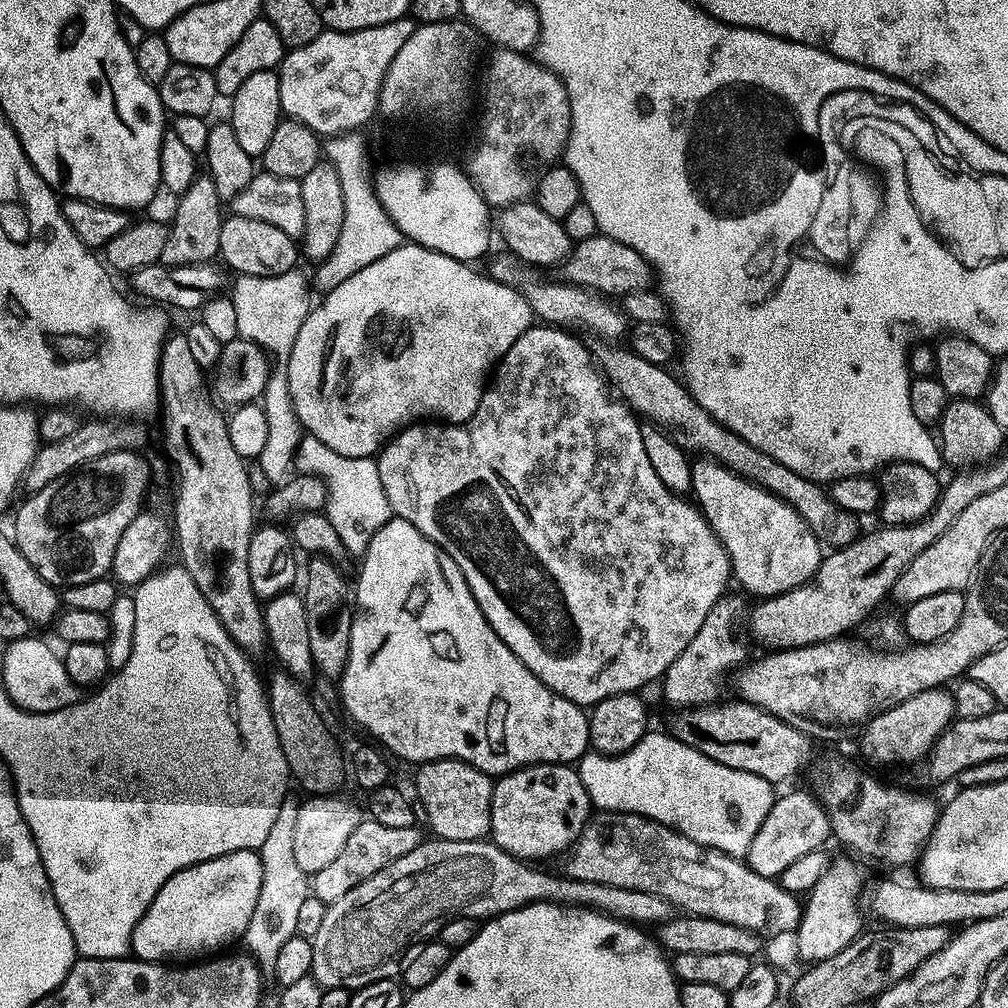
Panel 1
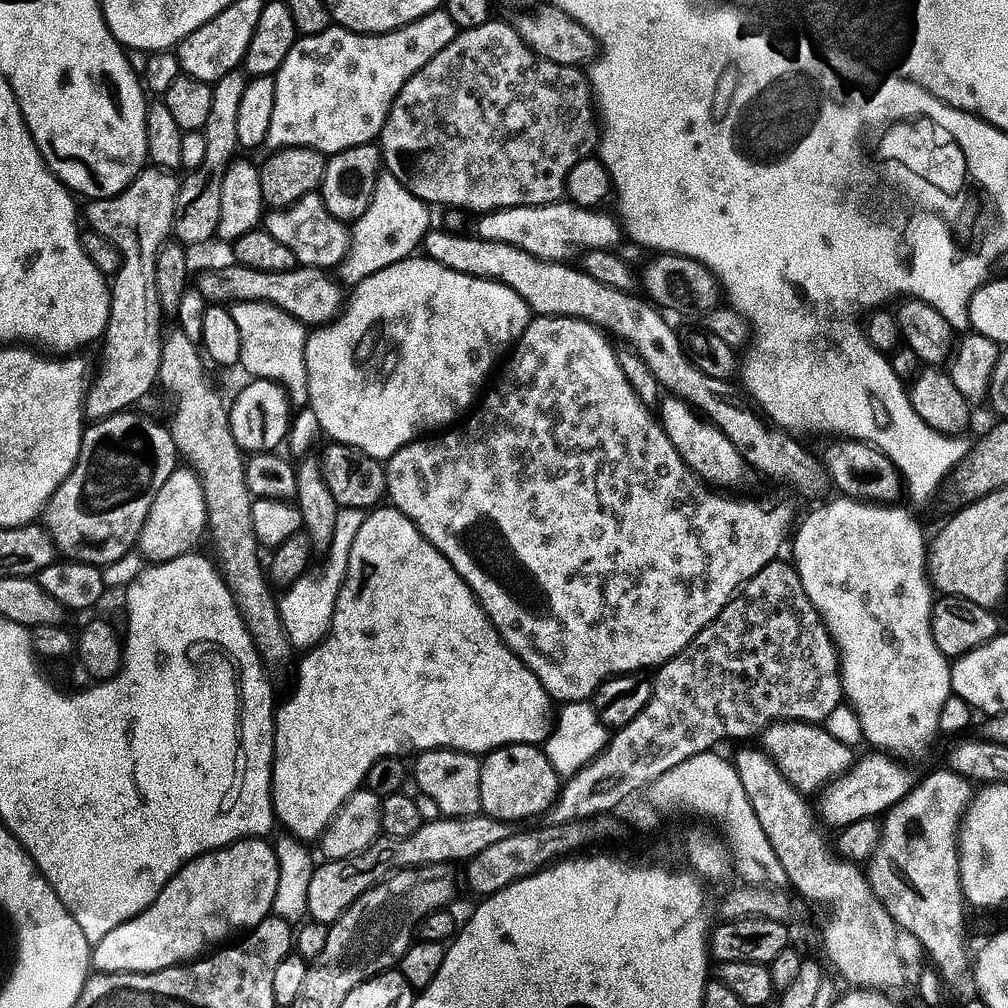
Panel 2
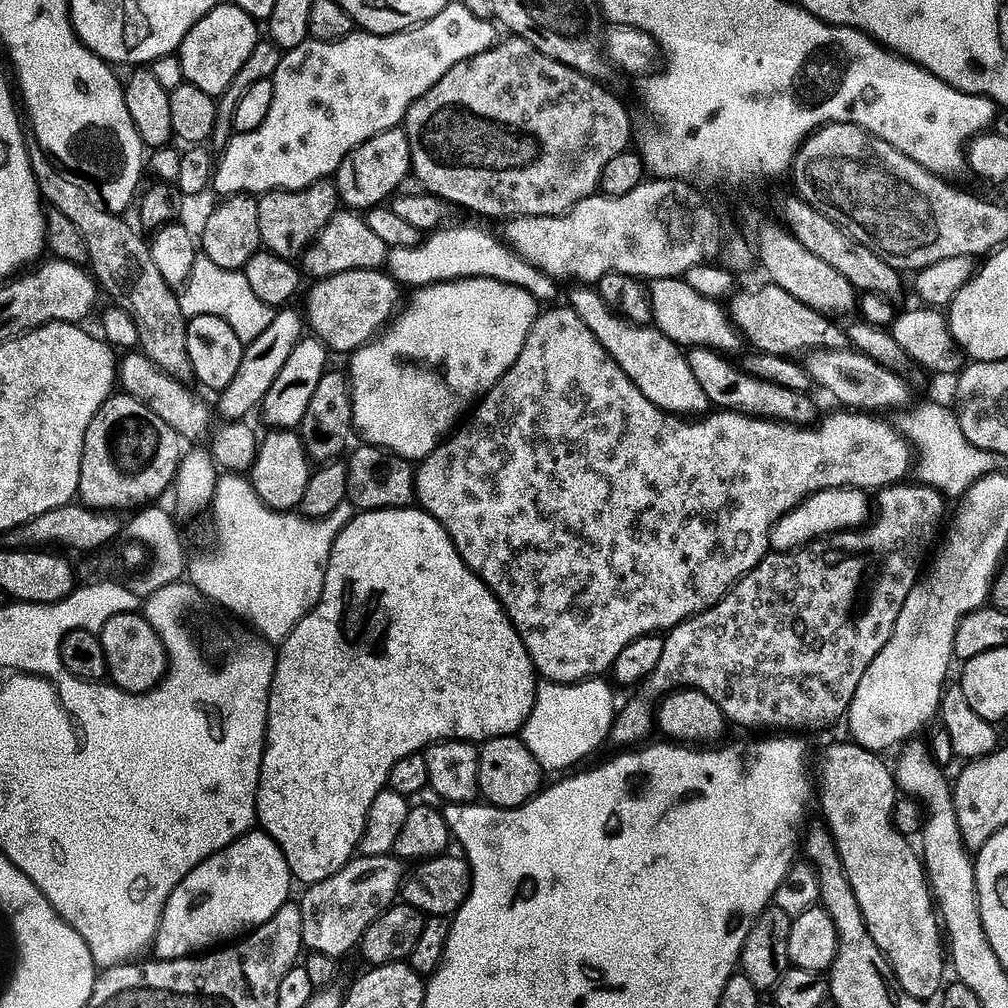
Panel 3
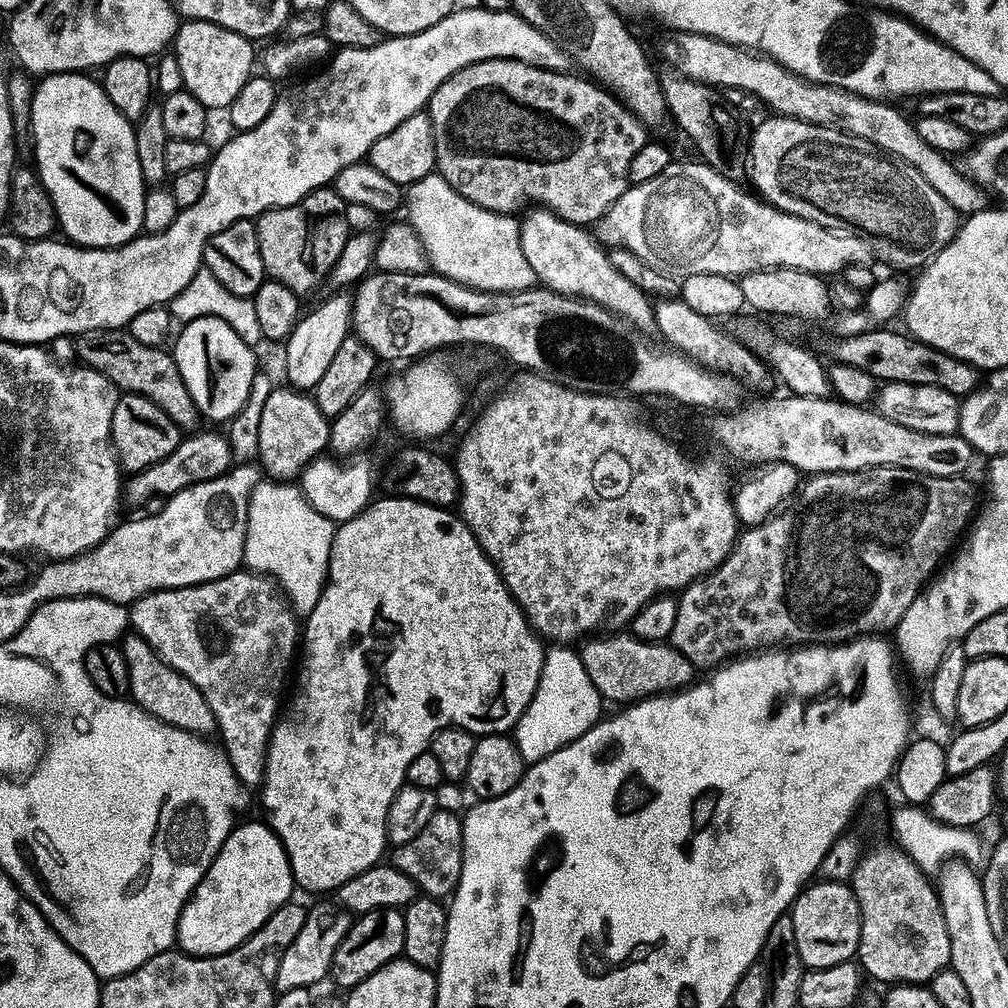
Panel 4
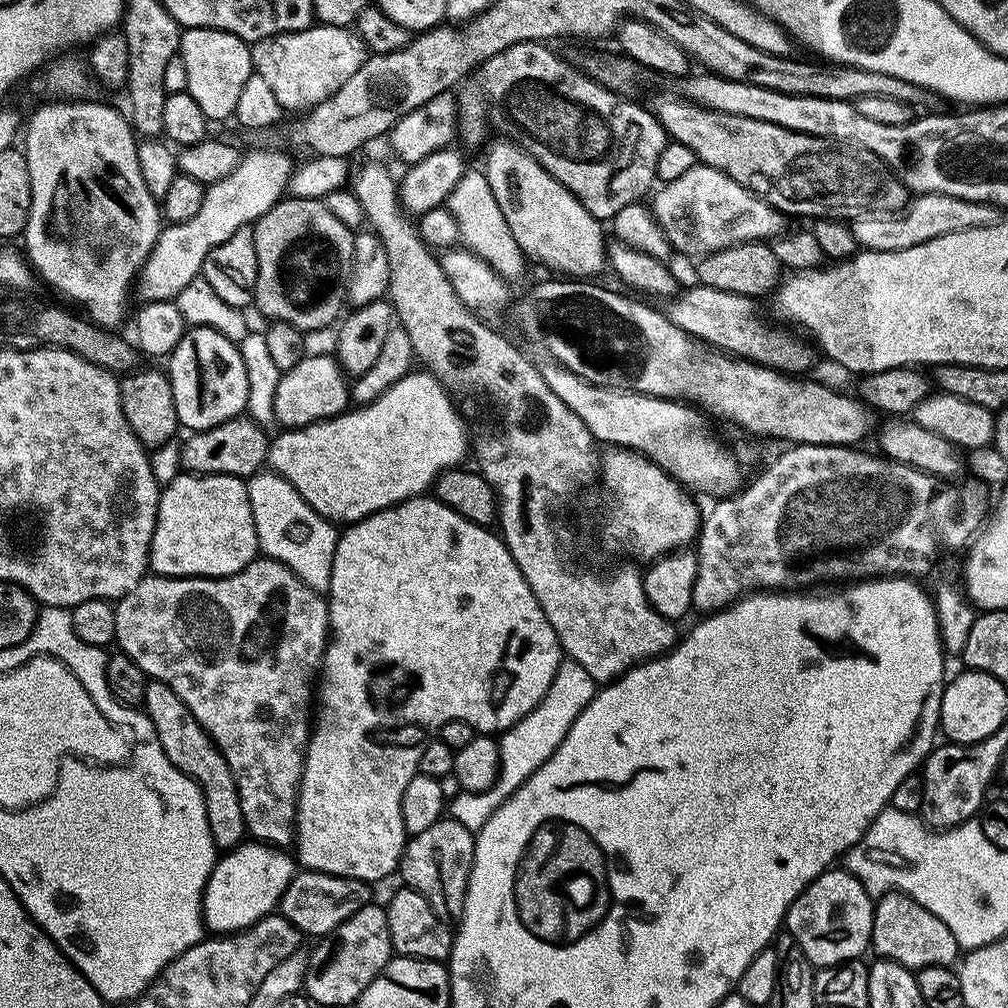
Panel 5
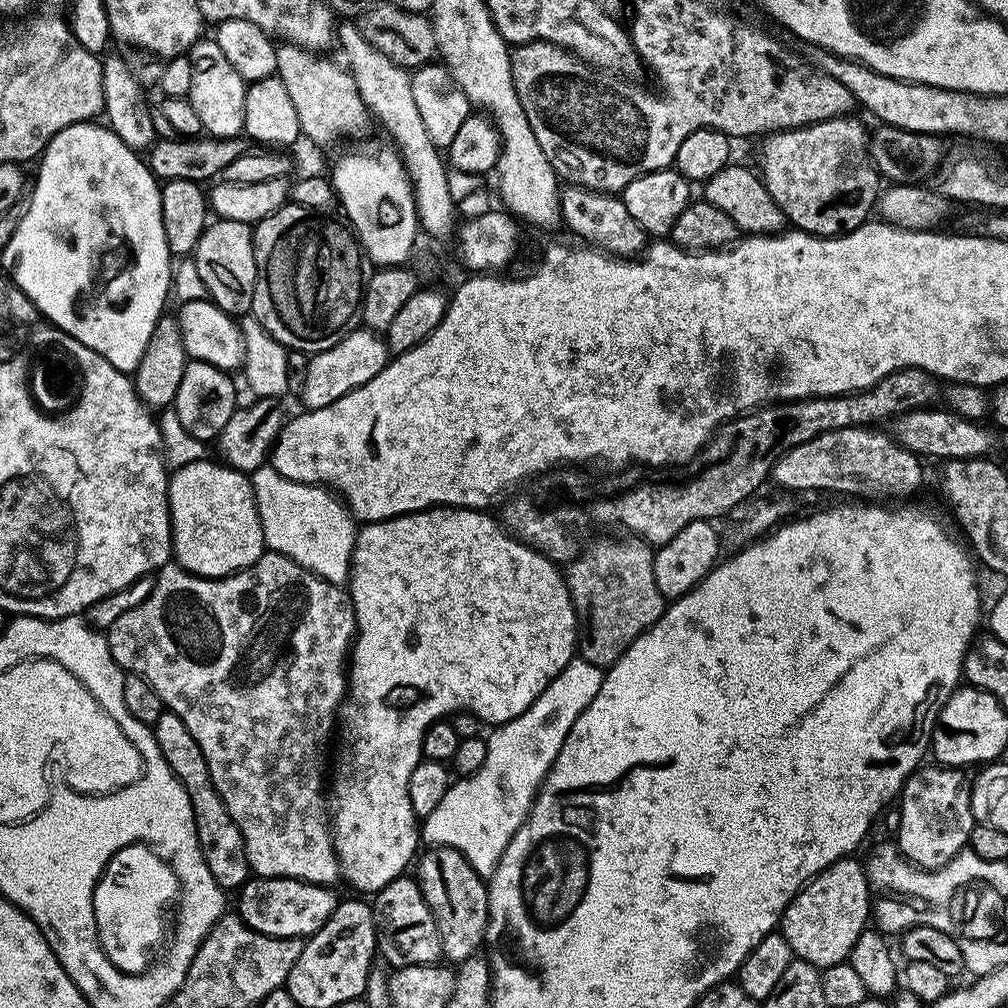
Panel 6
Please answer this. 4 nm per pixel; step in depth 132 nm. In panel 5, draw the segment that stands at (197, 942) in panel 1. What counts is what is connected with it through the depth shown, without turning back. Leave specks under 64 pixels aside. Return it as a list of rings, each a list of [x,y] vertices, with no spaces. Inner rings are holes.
[[[245,842],[239,848],[233,848],[227,854],[221,855],[216,862],[216,869],[204,891],[204,923],[207,931],[212,934],[235,934],[245,932],[258,921],[273,915],[280,907],[280,900],[286,894],[294,877],[294,860],[287,851],[273,848],[259,842]]]

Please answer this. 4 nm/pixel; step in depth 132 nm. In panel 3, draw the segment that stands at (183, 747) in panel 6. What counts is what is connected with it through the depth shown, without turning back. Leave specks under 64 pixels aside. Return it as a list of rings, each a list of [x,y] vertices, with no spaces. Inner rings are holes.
[[[136,610],[114,614],[114,618],[100,628],[98,635],[106,656],[107,679],[115,687],[132,696],[144,696],[164,681],[168,673],[166,646],[144,614]]]

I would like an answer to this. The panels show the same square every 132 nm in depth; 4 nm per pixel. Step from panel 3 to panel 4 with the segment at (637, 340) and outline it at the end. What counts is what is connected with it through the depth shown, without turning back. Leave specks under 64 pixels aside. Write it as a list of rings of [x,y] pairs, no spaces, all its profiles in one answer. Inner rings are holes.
[[[547,210],[530,212],[523,217],[520,225],[522,250],[533,267],[537,281],[543,287],[563,296],[578,296],[581,300],[593,300],[594,303],[602,305],[628,322],[633,322],[632,320],[648,322],[653,319],[654,306],[649,296],[638,290],[634,282],[626,282],[626,278],[622,278],[622,274],[614,270],[611,255],[597,243],[589,231],[581,225],[566,222]]]

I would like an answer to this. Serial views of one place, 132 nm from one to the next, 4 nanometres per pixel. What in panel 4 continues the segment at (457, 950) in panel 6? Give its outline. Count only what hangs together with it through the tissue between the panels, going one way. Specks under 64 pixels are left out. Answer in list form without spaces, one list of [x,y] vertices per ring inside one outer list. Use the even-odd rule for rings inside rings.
[[[438,810],[426,830],[414,842],[399,845],[390,860],[393,867],[409,876],[427,897],[444,900],[451,897],[460,884],[461,872],[464,869],[463,840],[461,817],[452,812]]]

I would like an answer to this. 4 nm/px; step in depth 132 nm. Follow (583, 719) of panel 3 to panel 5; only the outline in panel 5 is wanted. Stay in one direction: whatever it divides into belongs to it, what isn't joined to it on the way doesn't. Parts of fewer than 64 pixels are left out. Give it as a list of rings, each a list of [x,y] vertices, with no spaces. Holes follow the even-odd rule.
[[[567,658],[561,659],[554,686],[550,686],[546,698],[542,698],[540,705],[530,714],[526,714],[522,722],[518,722],[499,737],[500,777],[491,790],[491,795],[496,796],[497,805],[506,803],[556,753],[558,746],[566,742],[574,722],[578,722],[582,710],[586,710],[586,706],[594,702],[597,691],[594,678],[586,674],[583,666],[578,666],[578,662]]]

